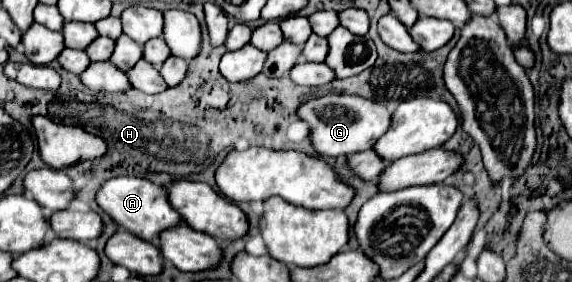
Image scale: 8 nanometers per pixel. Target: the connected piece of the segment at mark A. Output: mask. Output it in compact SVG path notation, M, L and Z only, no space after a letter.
M114 177L100 185L96 191L96 203L102 207L118 225L122 225L126 231L138 235L146 241L156 241L160 231L174 227L180 221L180 215L170 207L166 189L158 187L146 179L140 177Z

